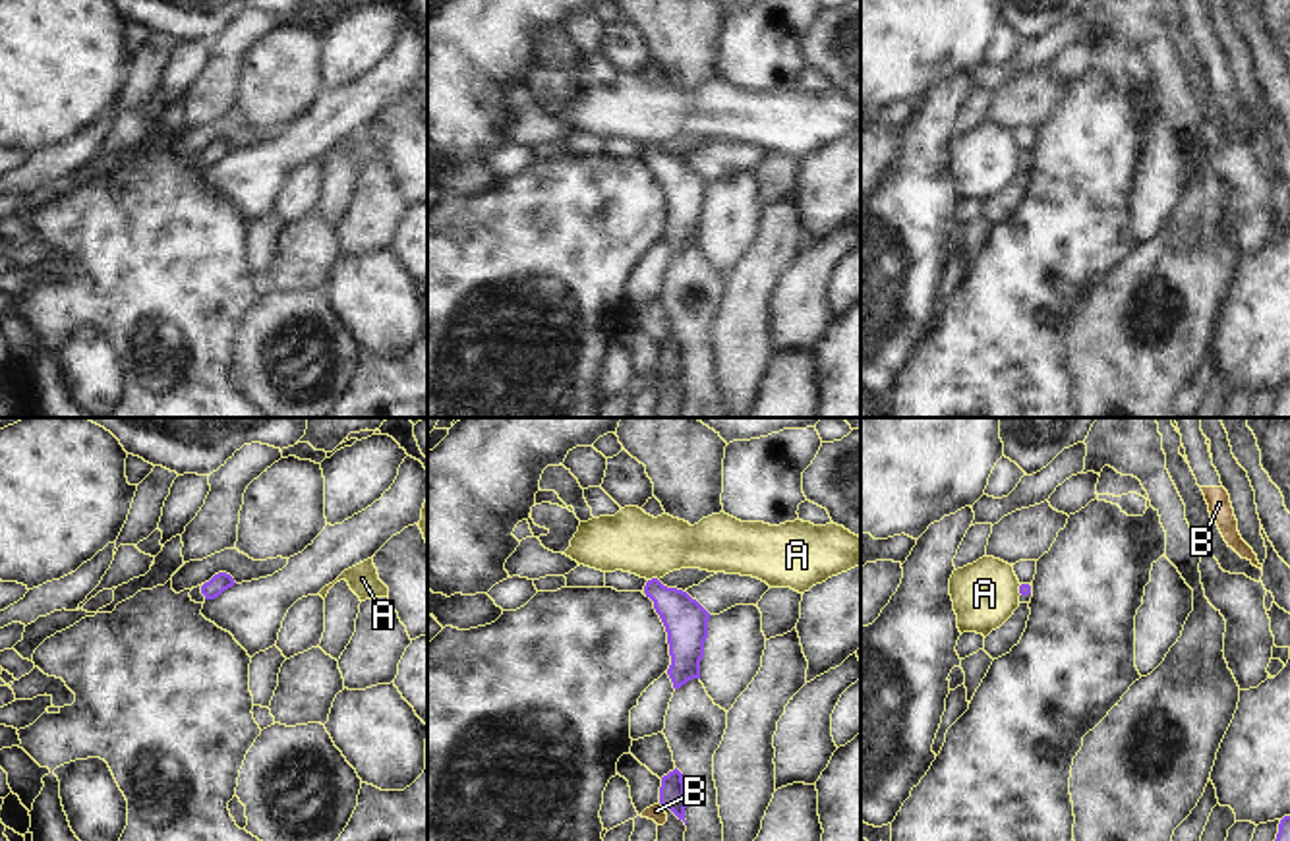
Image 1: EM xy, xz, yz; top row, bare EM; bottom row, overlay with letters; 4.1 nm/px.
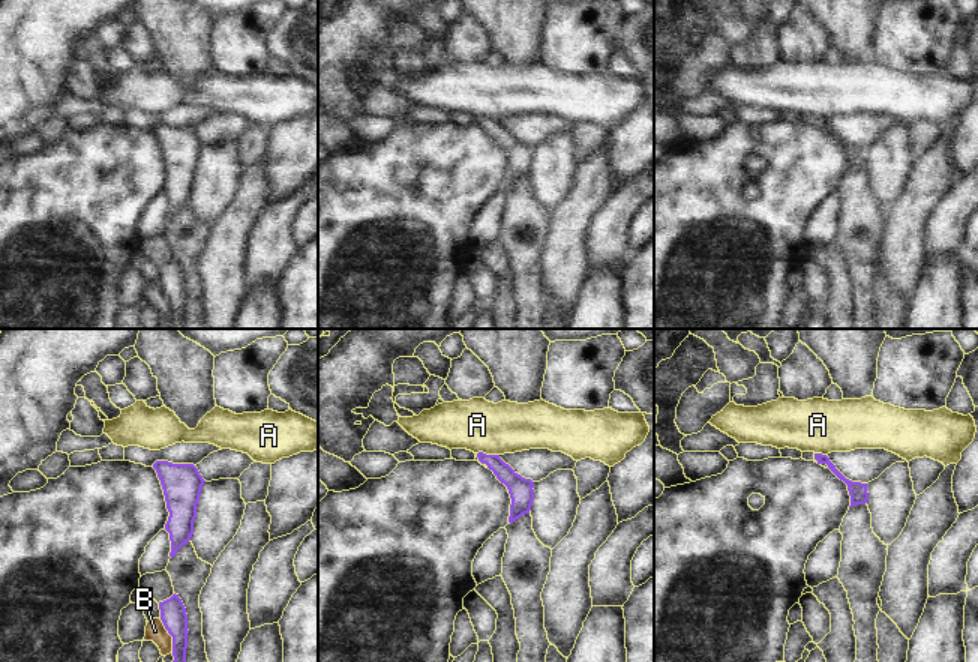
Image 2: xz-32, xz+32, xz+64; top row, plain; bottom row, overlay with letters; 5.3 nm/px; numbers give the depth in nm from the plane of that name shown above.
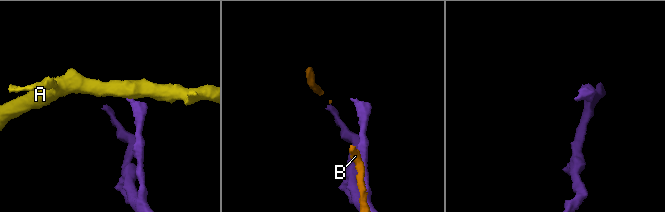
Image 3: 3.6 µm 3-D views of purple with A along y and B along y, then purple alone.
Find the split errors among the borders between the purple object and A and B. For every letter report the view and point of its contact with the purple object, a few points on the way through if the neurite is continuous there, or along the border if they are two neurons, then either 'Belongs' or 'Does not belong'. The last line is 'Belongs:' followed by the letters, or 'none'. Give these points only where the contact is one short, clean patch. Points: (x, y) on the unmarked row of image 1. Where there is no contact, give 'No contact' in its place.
A: Touches purple at xz (652, 145). Boundary: xz (658, 145), (648, 147). Does not belong
B: Touches purple at xz (662, 372). Does not belong
Belongs: none

